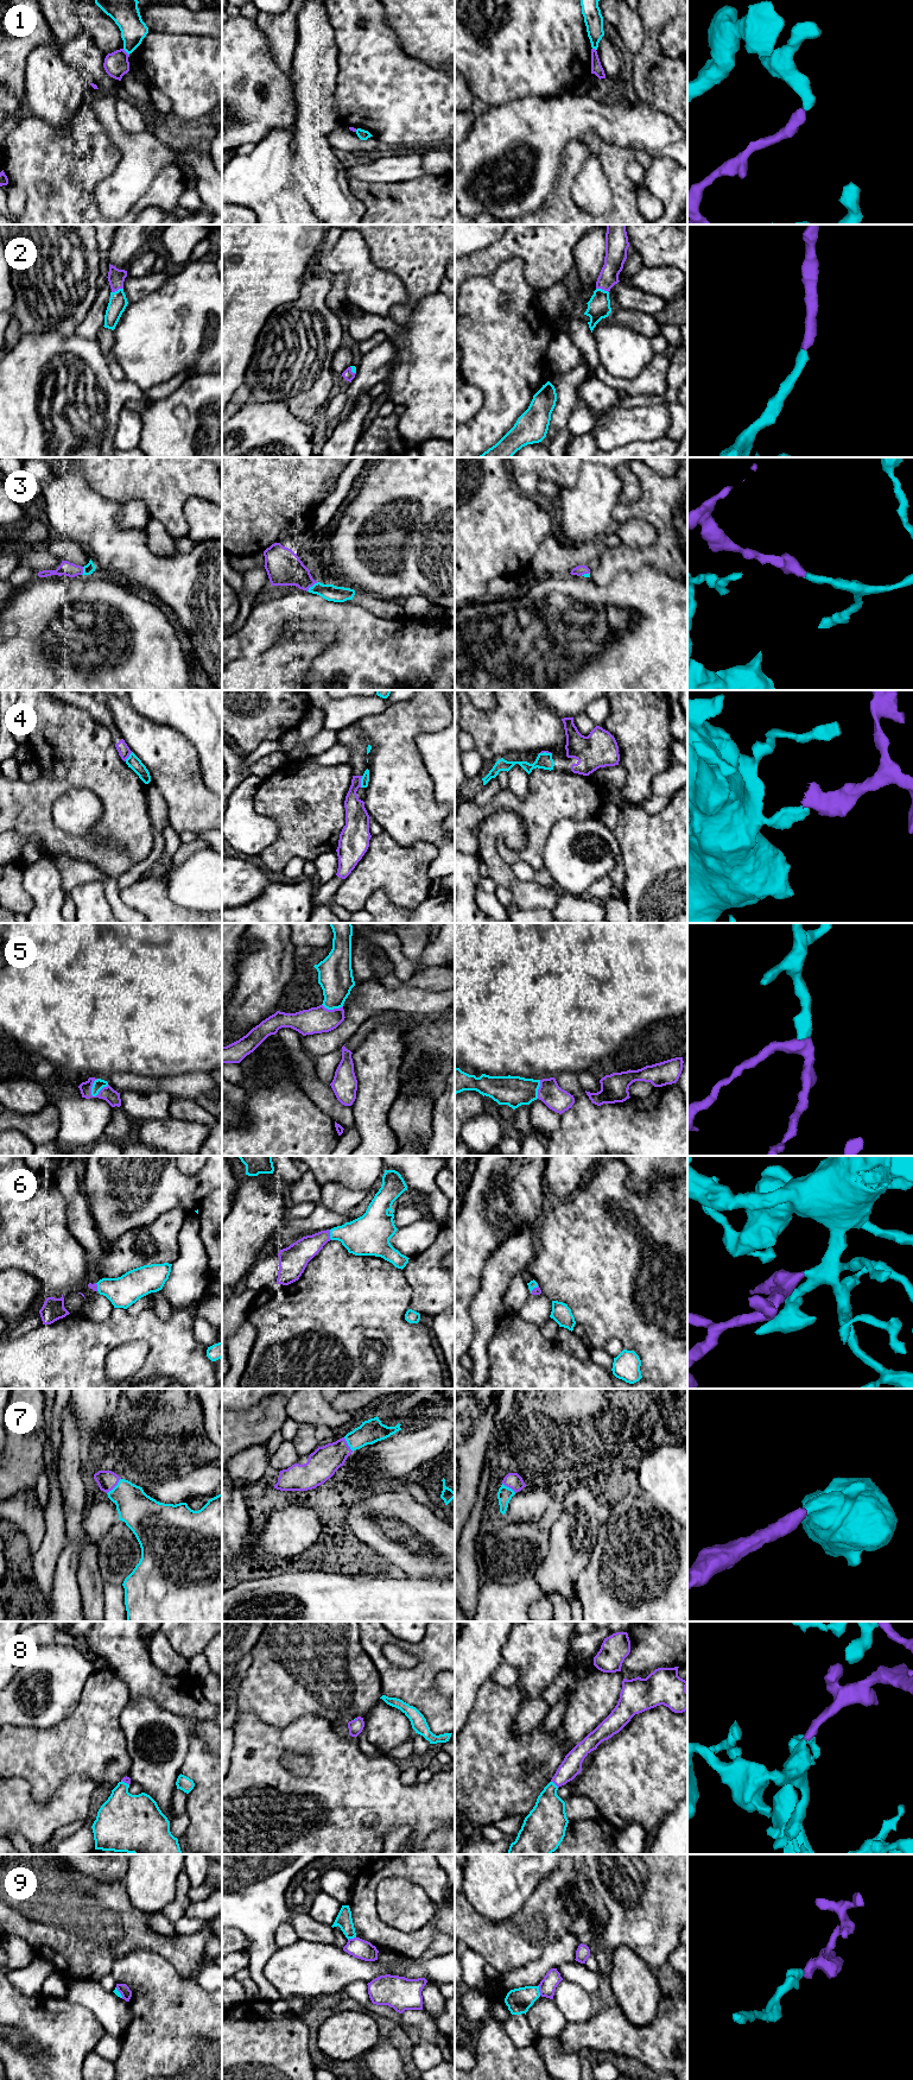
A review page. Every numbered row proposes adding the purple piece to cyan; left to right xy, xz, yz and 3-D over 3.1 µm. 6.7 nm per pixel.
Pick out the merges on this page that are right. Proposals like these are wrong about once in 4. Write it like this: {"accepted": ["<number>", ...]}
{"accepted": ["2", "3", "4", "5", "6", "7", "8"]}

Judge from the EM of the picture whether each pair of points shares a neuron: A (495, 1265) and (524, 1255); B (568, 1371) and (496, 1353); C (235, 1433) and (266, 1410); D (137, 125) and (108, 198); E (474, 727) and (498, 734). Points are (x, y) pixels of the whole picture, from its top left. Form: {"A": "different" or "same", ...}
{"A": "same", "B": "same", "C": "same", "D": "different", "E": "same"}

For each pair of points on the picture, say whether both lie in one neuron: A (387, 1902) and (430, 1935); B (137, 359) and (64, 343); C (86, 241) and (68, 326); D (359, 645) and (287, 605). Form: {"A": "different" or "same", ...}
{"A": "different", "B": "different", "C": "same", "D": "same"}

